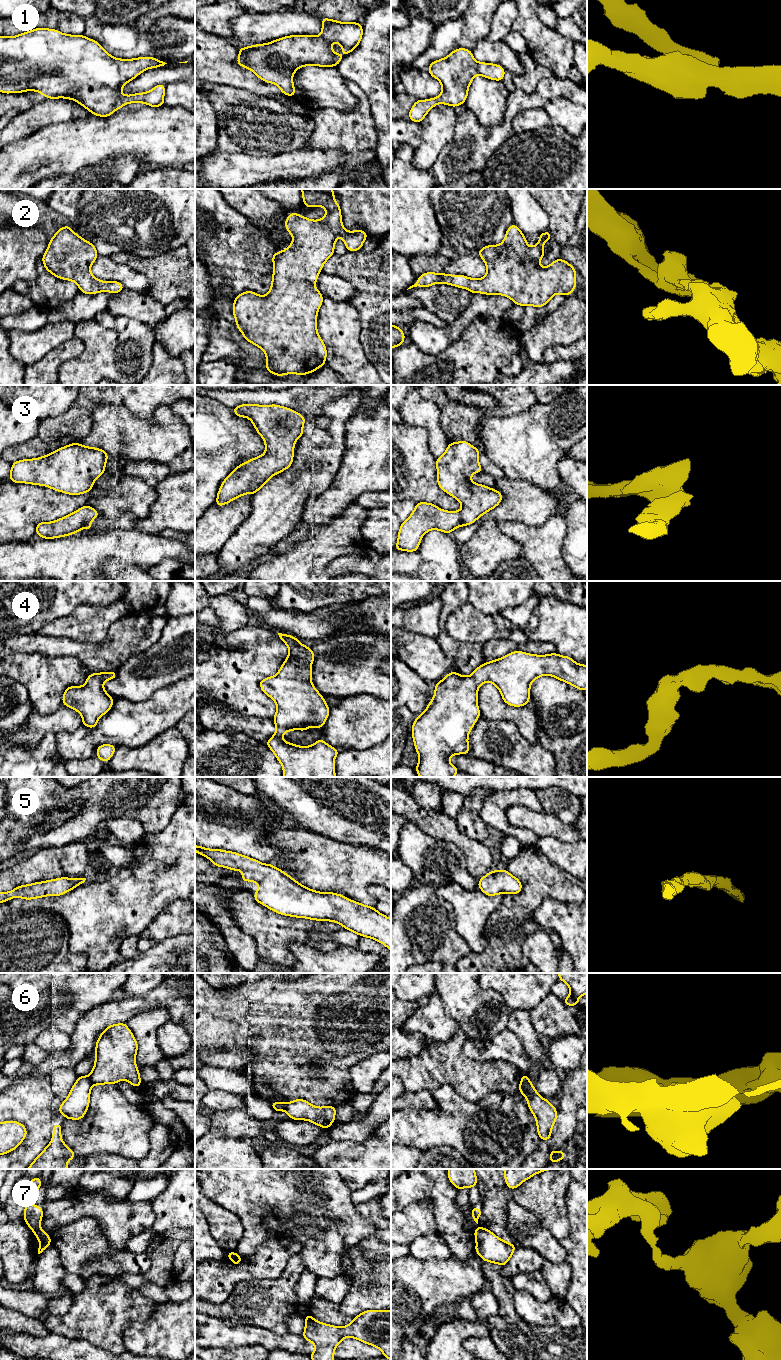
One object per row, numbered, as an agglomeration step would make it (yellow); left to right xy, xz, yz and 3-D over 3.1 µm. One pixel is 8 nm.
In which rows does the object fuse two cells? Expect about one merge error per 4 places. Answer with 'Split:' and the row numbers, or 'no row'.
Split: 6, 7

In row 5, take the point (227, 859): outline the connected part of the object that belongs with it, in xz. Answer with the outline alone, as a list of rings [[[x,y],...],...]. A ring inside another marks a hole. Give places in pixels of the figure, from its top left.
[[[195,845],[195,851],[211,860],[215,866],[229,868],[232,871],[240,869],[242,882],[251,881],[258,884],[258,890],[253,895],[254,899],[270,910],[291,917],[339,923],[343,928],[359,936],[372,938],[382,943],[391,951],[391,919],[378,912],[374,907],[363,905],[341,894],[311,890],[271,863],[263,864],[239,853],[208,849],[197,845]]]

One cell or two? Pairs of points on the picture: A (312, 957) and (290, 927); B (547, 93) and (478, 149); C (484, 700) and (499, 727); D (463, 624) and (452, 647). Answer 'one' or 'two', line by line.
A: two
B: one
C: two
D: two

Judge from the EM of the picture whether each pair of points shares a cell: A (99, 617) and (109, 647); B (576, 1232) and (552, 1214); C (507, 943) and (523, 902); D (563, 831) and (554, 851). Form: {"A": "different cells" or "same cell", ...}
{"A": "different cells", "B": "different cells", "C": "same cell", "D": "different cells"}

